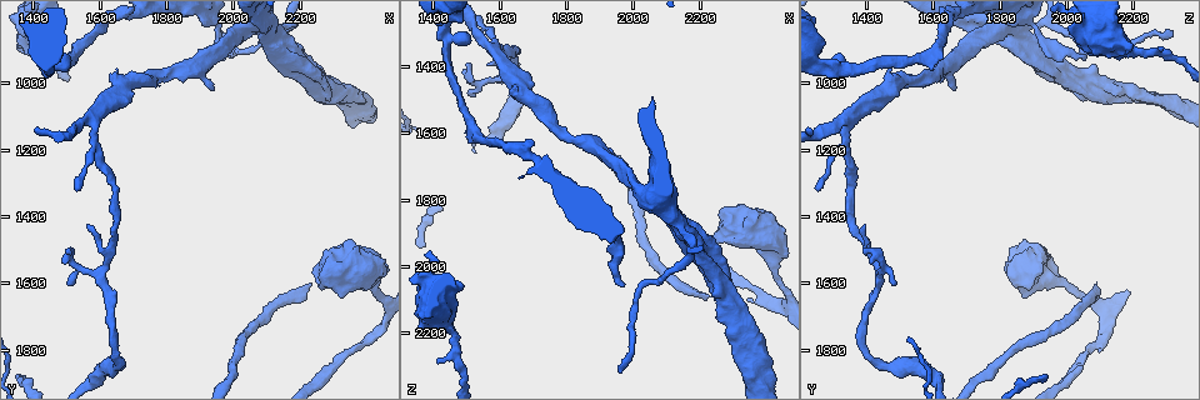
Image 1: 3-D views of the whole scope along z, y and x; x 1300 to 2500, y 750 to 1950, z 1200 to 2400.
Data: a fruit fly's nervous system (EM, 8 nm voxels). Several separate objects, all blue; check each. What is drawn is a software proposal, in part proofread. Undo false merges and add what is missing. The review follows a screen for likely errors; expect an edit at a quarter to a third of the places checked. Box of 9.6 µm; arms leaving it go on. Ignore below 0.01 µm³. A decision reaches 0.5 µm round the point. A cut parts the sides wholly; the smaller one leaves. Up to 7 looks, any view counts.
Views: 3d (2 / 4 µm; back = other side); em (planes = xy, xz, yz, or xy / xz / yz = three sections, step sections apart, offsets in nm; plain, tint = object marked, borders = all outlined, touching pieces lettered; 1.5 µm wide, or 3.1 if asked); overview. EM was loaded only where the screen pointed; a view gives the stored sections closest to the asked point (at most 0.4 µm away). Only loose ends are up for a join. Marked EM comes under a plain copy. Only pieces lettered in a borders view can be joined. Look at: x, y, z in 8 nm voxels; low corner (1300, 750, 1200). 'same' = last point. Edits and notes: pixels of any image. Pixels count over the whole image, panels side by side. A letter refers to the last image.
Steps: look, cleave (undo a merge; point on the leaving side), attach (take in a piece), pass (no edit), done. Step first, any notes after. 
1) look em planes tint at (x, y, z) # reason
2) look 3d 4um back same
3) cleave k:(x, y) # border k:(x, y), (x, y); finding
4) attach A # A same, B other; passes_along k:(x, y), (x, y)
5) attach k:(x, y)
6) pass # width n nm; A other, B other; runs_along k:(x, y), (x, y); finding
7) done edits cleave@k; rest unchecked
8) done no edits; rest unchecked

look em planes borders at (1970, 840, 2320) # free end

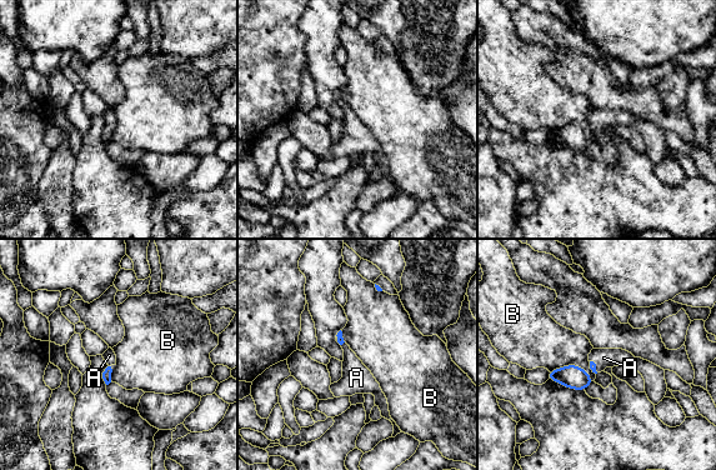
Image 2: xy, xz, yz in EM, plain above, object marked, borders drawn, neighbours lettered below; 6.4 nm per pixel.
attach A # longest_contact B 300 nm; A same, B other; it goes on there

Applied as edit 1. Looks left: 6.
look 3d 2um back at (2230, 1600, 2090) # end of a long branch

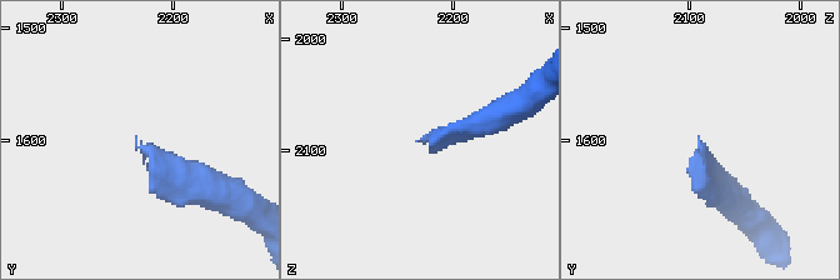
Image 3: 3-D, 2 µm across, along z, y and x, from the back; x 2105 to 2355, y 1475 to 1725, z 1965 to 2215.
look em xy step 4 borders at (2232, 1606, 2092)

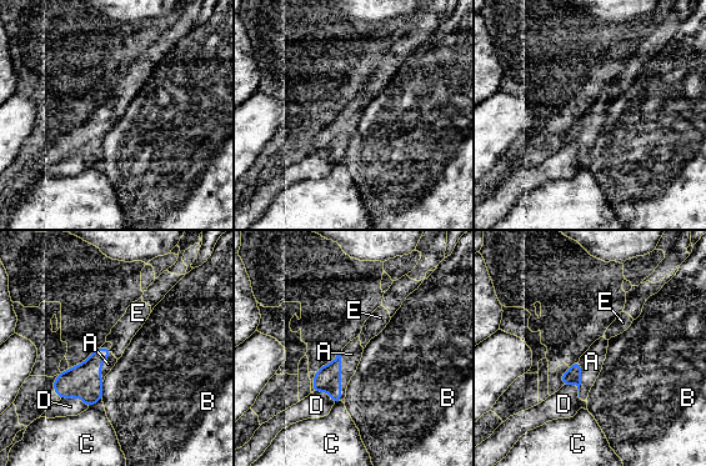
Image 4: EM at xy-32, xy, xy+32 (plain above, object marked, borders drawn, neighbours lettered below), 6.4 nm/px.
attach A # longest_contact A 320 nm; A same, B other, C other, D other, E other; the neuron continues

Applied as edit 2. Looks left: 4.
done edits attach@2, attach@4; rest unchecked

